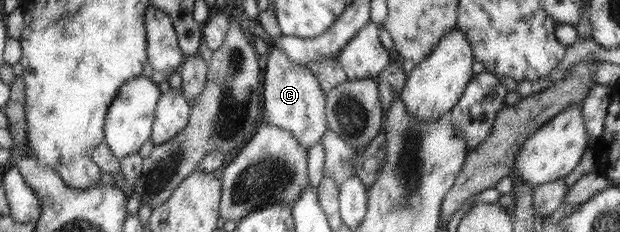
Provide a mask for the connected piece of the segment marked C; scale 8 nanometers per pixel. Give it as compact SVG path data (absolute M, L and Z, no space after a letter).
M276 45L271 47L265 66L264 113L262 123L274 124L281 130L290 132L305 148L311 148L328 132L325 122L325 92L319 88L317 78L306 66L293 62Z

